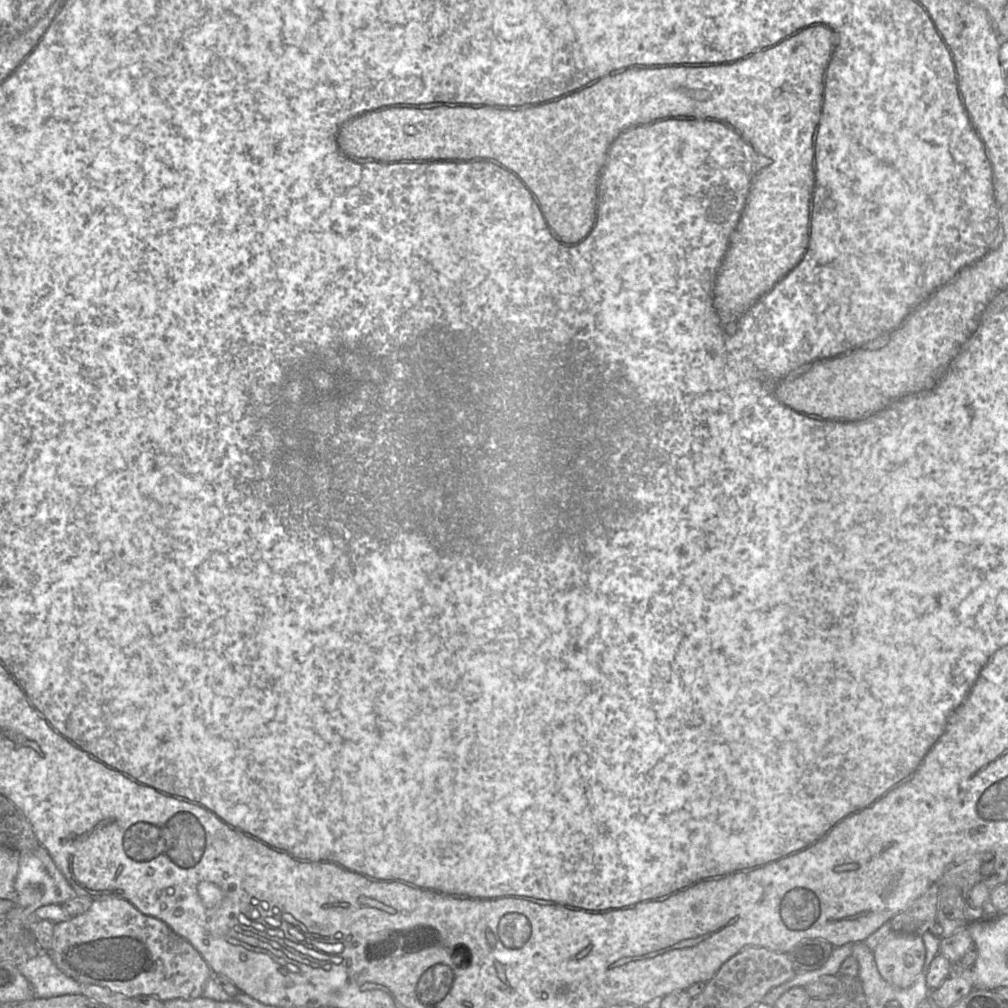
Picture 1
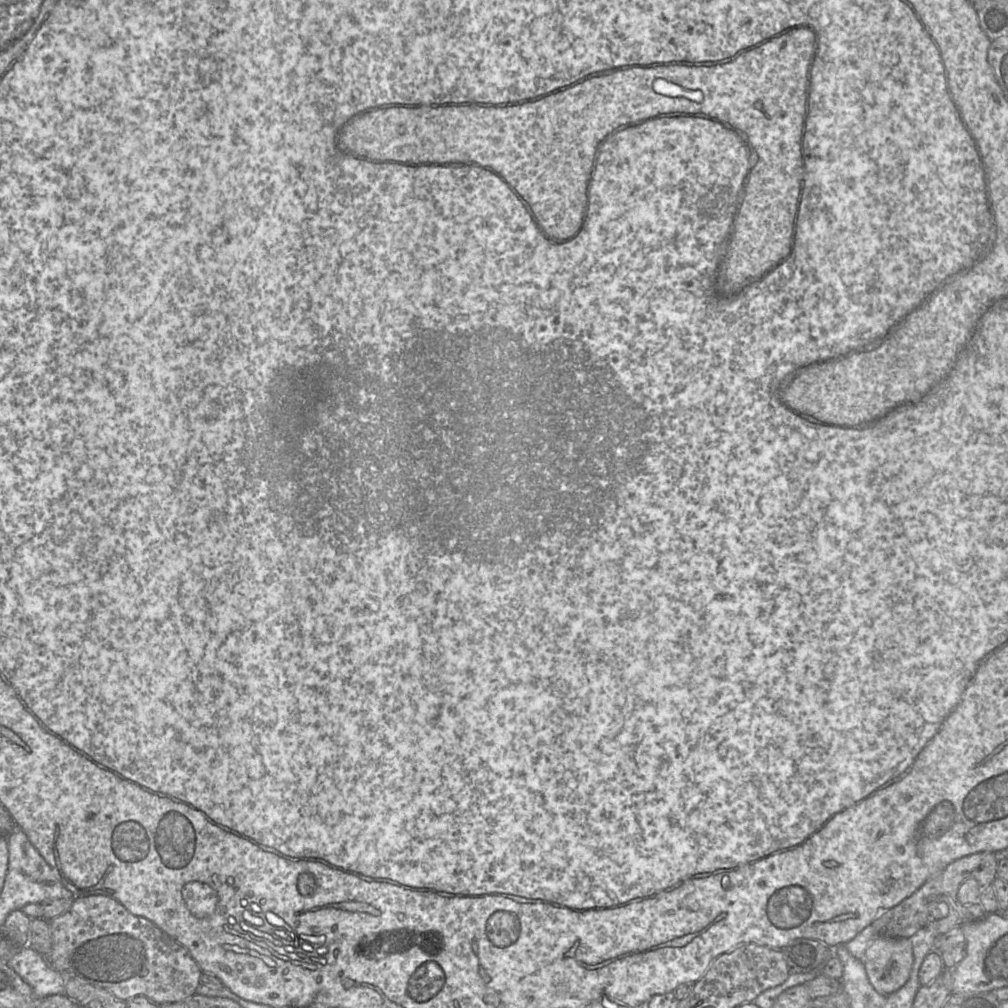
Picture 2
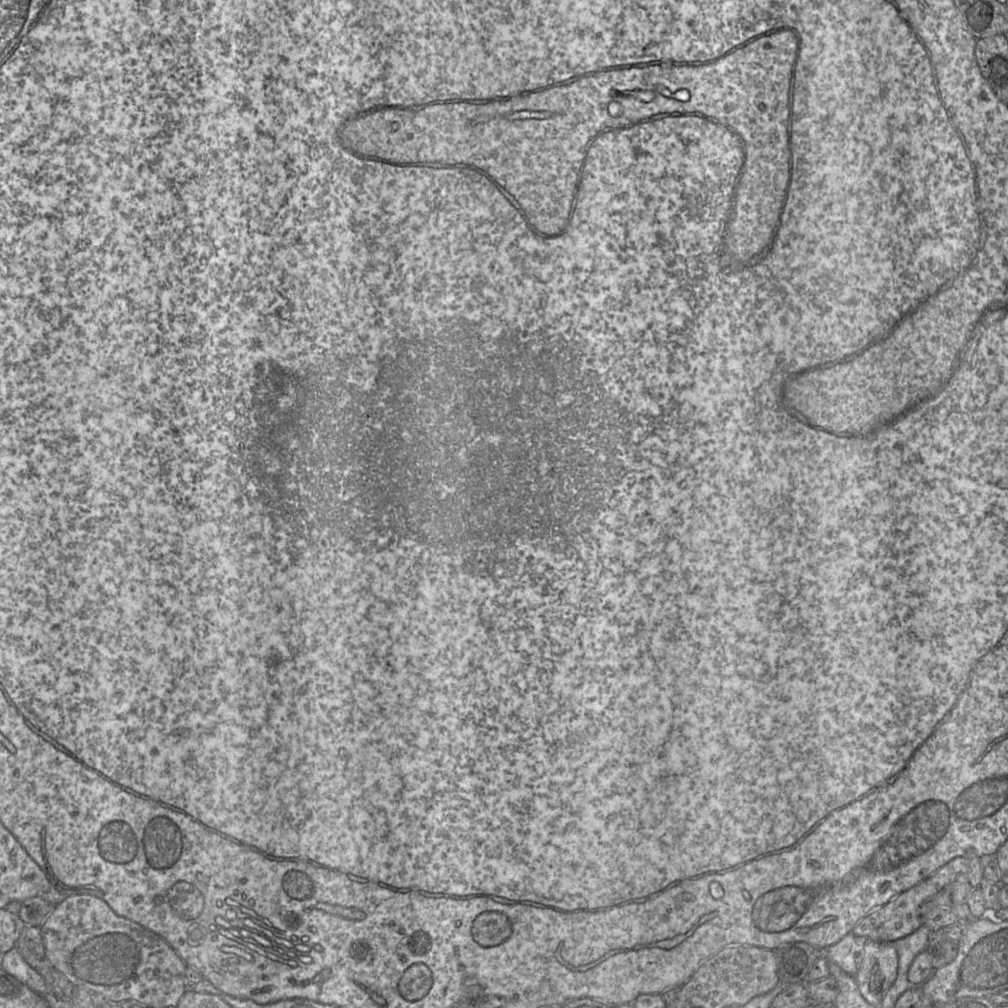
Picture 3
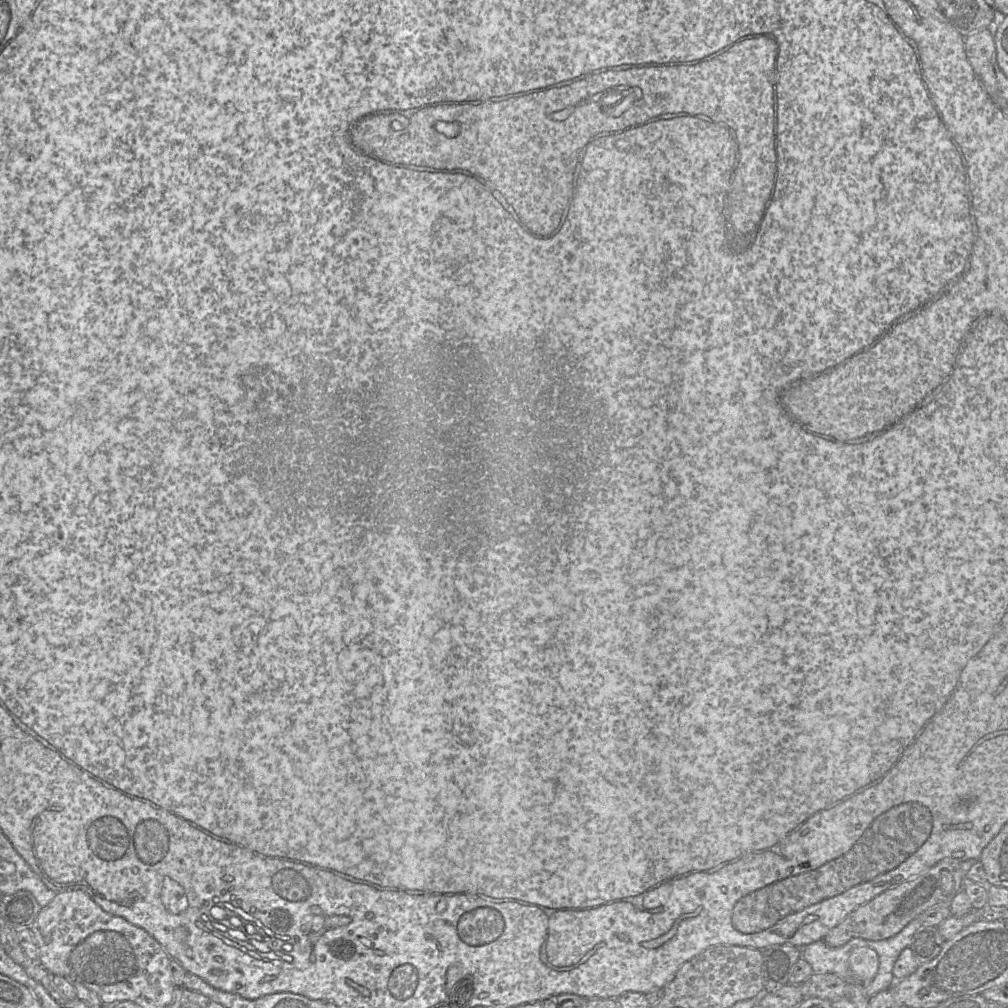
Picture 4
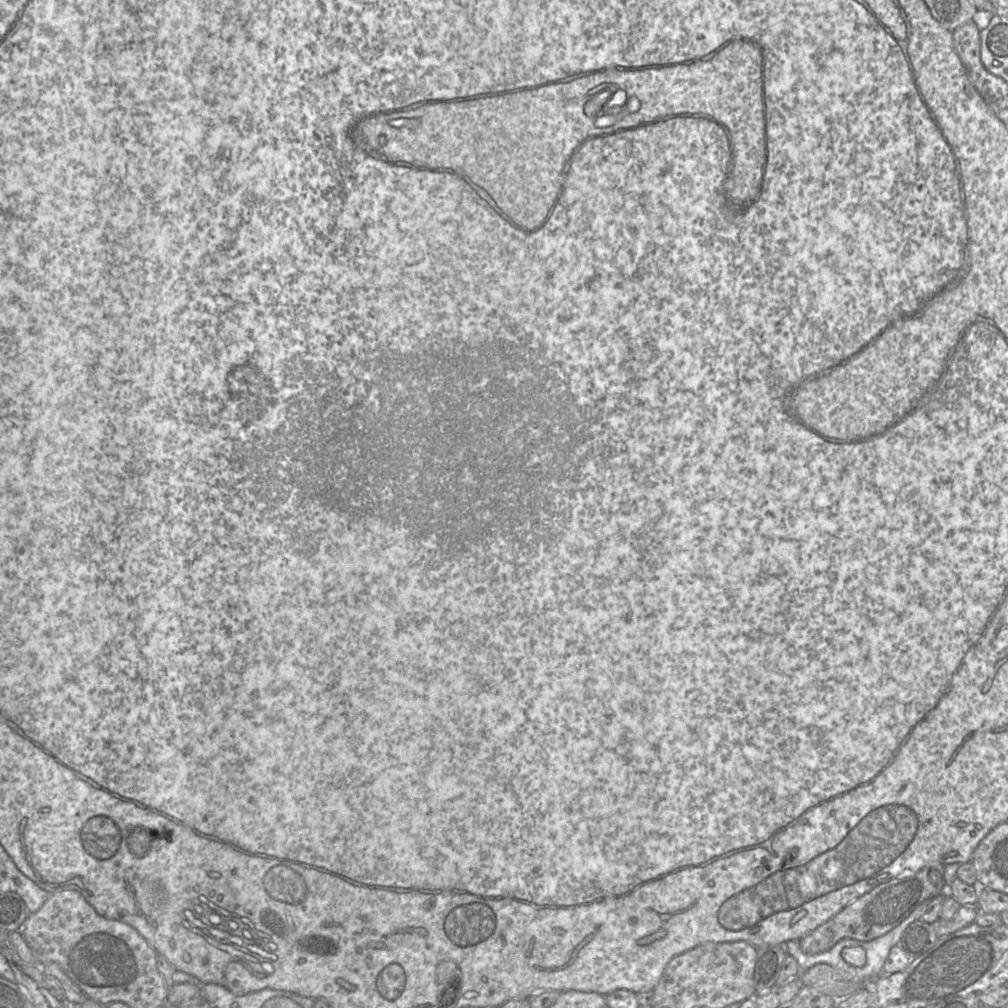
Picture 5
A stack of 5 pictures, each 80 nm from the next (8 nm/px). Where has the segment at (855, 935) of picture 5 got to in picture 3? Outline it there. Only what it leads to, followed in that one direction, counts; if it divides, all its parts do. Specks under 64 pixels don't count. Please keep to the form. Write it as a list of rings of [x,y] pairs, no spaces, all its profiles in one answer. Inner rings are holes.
[[[988,856],[952,859],[930,877],[898,894],[888,903],[862,918],[853,927],[851,933],[866,937],[874,942],[885,943],[892,943],[912,934],[923,925],[926,914],[932,908],[939,905],[953,905],[953,886],[970,883],[974,888],[979,887],[983,882],[983,860],[985,859],[988,859]]]

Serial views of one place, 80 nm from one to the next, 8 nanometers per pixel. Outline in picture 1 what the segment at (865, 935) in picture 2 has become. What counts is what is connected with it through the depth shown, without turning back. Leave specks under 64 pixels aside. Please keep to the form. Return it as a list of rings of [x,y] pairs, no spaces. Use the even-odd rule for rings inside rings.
[[[887,922],[863,943],[872,951],[881,977],[891,986],[907,988],[920,974],[925,959],[921,936],[893,932]]]

